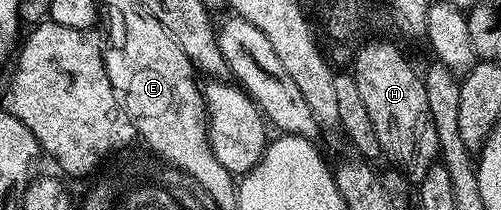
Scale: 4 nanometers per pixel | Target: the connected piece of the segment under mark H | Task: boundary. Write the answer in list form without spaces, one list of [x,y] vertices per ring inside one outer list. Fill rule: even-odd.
[[[374,38],[363,43],[362,48],[354,56],[352,75],[356,86],[360,89],[360,98],[372,117],[372,126],[376,126],[376,138],[380,138],[382,156],[390,159],[389,163],[399,172],[410,177],[411,181],[421,182],[431,164],[439,159],[436,126],[432,126],[432,114],[428,110],[428,94],[421,75],[414,73],[412,65],[406,61],[406,56],[391,41],[386,38]]]

